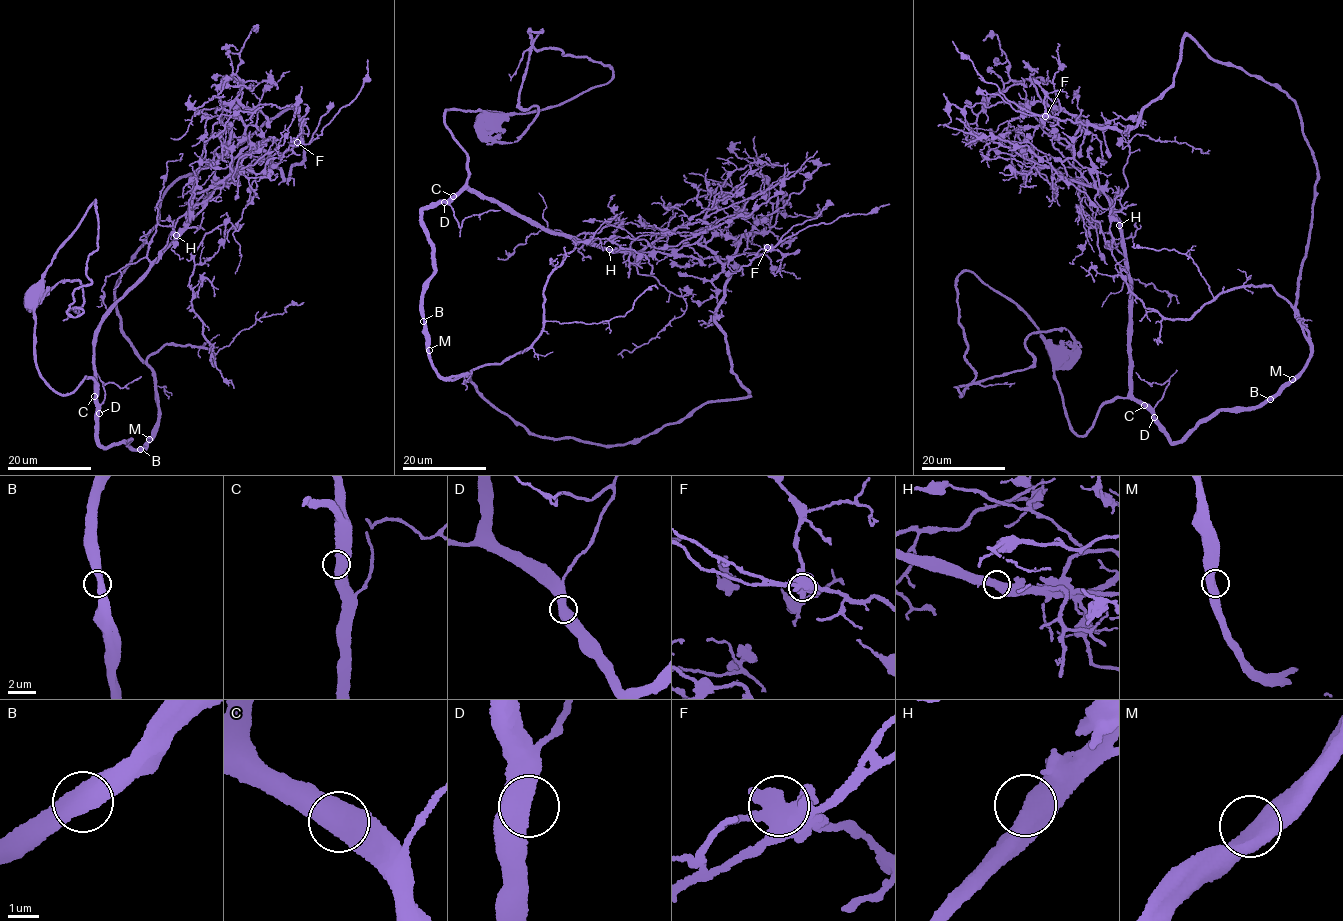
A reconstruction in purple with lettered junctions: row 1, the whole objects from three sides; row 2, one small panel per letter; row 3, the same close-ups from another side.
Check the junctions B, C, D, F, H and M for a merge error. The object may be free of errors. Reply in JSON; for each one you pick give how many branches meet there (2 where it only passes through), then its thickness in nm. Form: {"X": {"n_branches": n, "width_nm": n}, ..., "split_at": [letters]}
{"split_at": []}

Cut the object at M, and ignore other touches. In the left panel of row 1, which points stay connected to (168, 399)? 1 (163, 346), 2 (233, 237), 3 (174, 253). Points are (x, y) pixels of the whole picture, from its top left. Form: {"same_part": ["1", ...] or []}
{"same_part": ["1", "2"]}

